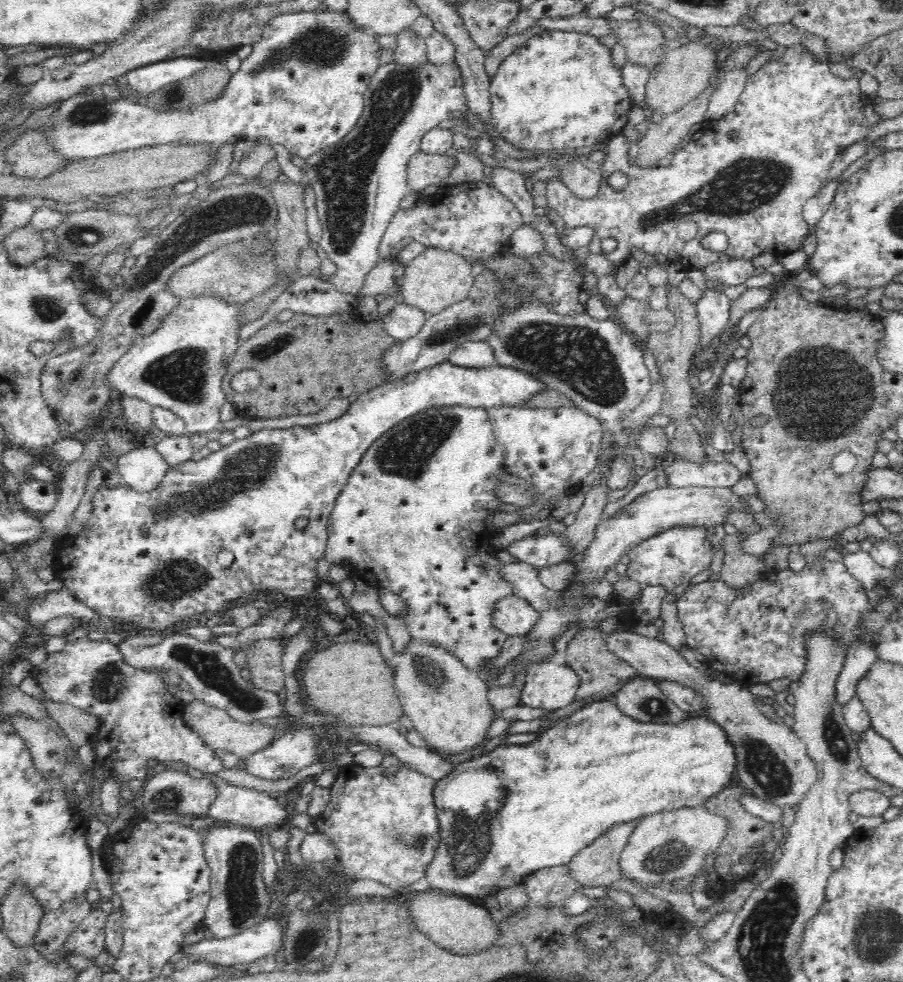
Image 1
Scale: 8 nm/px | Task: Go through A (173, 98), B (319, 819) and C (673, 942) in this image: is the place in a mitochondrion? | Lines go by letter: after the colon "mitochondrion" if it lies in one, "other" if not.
A: mitochondrion
B: other
C: other

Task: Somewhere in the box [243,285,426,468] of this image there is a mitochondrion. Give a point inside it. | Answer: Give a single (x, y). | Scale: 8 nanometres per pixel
(266, 350)

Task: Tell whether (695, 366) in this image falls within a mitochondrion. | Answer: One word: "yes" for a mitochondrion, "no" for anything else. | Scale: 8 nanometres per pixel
no

